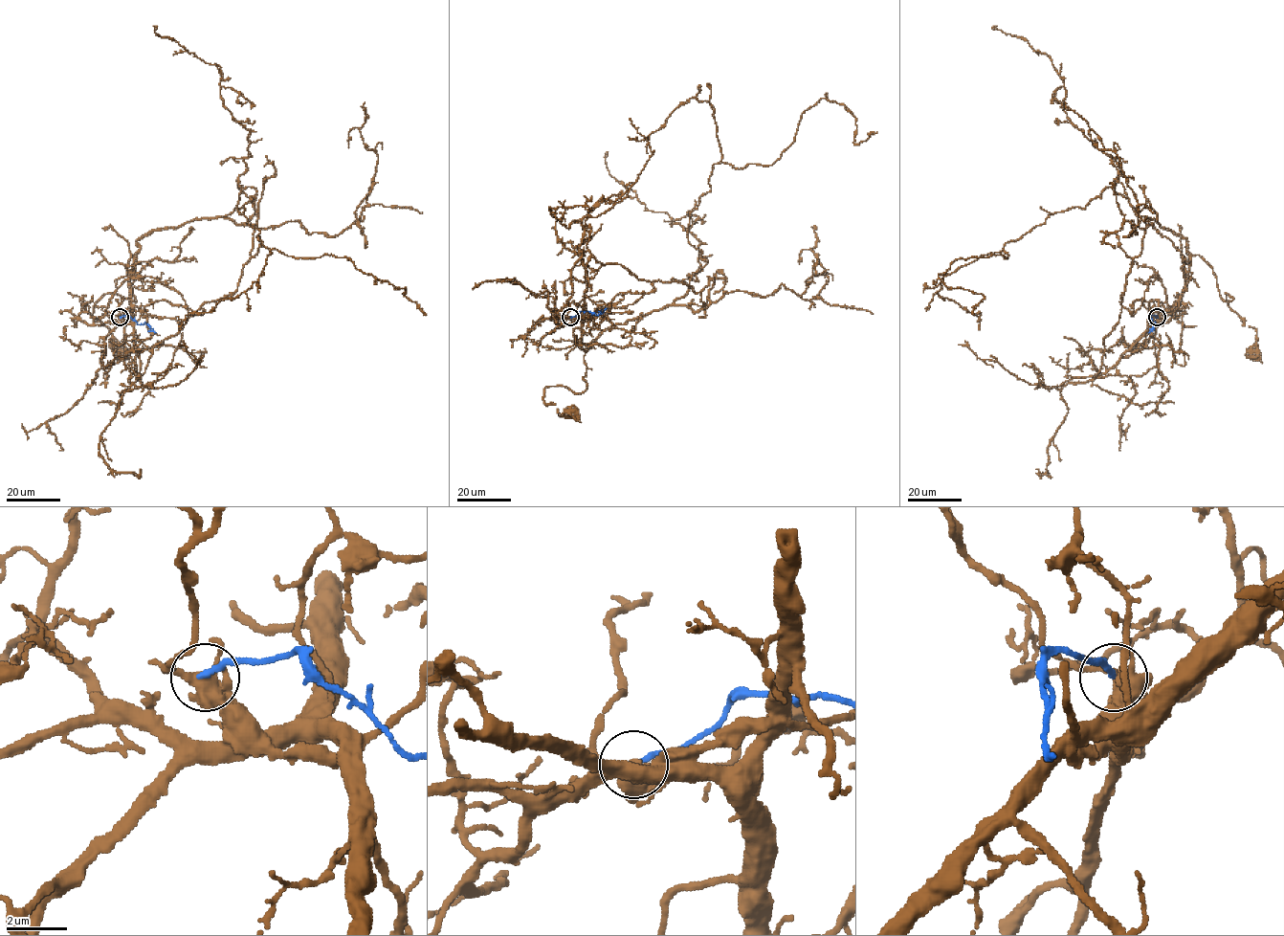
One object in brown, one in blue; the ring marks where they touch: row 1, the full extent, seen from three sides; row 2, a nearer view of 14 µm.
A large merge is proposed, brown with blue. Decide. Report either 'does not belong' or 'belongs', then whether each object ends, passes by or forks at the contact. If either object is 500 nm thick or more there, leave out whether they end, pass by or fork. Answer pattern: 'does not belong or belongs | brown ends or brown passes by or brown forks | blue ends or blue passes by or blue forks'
does not belong | brown forks | blue ends

